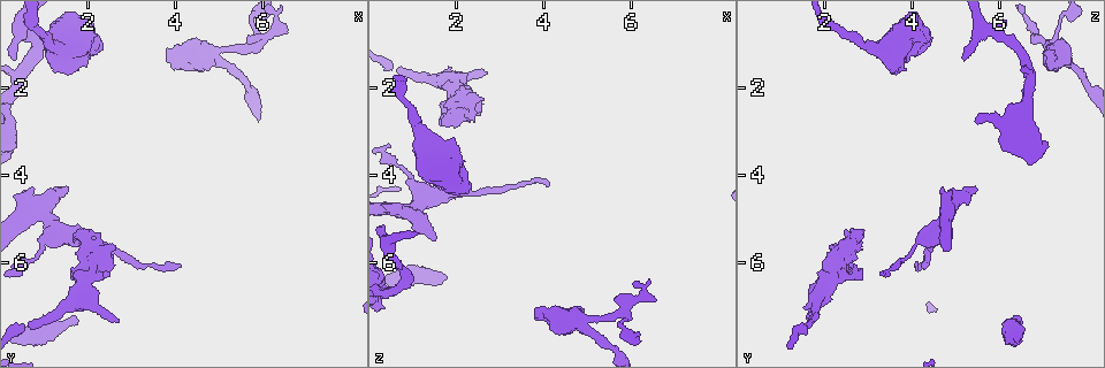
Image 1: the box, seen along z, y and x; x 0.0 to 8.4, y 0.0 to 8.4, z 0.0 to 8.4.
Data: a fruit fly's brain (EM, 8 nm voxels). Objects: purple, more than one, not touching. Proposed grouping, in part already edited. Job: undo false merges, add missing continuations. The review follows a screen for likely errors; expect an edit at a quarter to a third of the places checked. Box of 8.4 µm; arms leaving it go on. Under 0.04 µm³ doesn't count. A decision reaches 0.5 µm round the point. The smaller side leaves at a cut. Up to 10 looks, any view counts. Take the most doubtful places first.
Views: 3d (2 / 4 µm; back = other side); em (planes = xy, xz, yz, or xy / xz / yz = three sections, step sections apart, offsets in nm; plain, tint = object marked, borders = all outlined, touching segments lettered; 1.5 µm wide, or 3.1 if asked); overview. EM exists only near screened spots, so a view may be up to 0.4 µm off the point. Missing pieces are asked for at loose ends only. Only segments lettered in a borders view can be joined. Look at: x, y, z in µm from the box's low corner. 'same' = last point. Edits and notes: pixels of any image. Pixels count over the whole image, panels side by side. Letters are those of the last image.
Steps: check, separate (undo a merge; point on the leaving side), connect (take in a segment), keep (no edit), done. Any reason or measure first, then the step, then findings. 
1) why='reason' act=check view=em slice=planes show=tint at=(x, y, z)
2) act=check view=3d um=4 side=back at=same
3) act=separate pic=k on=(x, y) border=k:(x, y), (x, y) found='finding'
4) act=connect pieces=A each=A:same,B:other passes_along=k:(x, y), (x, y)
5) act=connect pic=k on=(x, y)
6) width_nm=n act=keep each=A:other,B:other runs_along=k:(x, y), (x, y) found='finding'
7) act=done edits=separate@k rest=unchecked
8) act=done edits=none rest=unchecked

act=check view=3d um=4 at=(0.80, 4.30, 4.70)

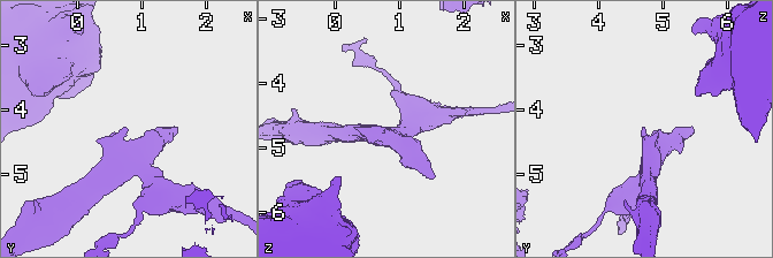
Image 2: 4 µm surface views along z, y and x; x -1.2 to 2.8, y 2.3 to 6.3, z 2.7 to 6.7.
act=check view=em slice=planes show=plain at=(0.75, 4.30, 4.70)

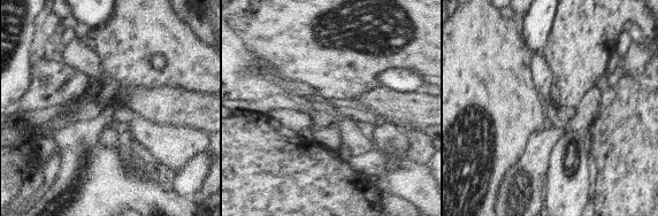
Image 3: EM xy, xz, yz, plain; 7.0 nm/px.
act=check view=em slice=planes show=borders at=same

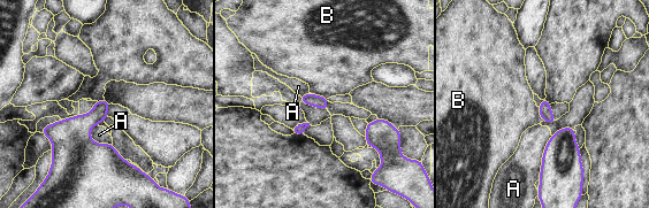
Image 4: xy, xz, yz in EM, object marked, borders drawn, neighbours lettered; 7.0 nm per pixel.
act=keep each=A:other,B:other border=4:(310, 92), (328, 98) found='no lettered segment goes on from it'

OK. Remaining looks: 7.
why='an open end' act=check view=em slice=xy step=4 show=borders at=(2.30, 1.05, 4.30)

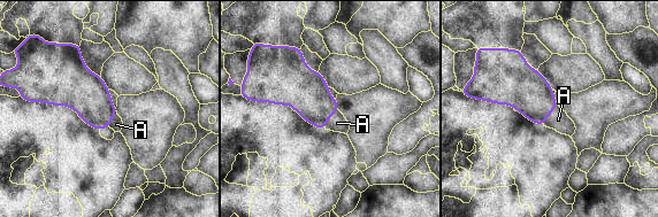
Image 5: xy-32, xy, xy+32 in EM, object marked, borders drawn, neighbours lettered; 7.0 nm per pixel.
act=connect pieces=A each=A:same found='it goes on there'

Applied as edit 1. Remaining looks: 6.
why='branch stops here' act=check view=em slice=xz step=4 show=borders at=(1.70, 7.20, 6.45)

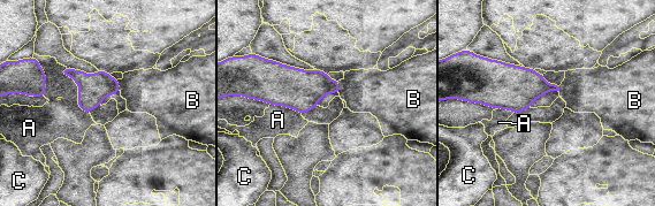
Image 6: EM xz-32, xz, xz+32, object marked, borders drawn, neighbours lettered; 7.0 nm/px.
longest_contact=A:380nm act=keep each=A:other,B:other,C:other border=6:(63, 67), (89, 113) found='no lettered segment goes on from it'

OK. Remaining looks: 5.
why='thick turns thin' act=check view=em slice=planes show=borders at=(1.25, 1.10, 2.95)

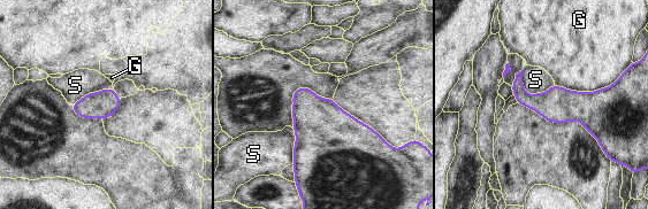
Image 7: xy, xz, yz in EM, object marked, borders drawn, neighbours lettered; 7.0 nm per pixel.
act=keep each=G:other,S:other runs_along=7:(515, 86), (542, 103), (612, 101) found='one cell here'

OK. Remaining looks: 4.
act=done edits=connect@5 rest=unchecked

